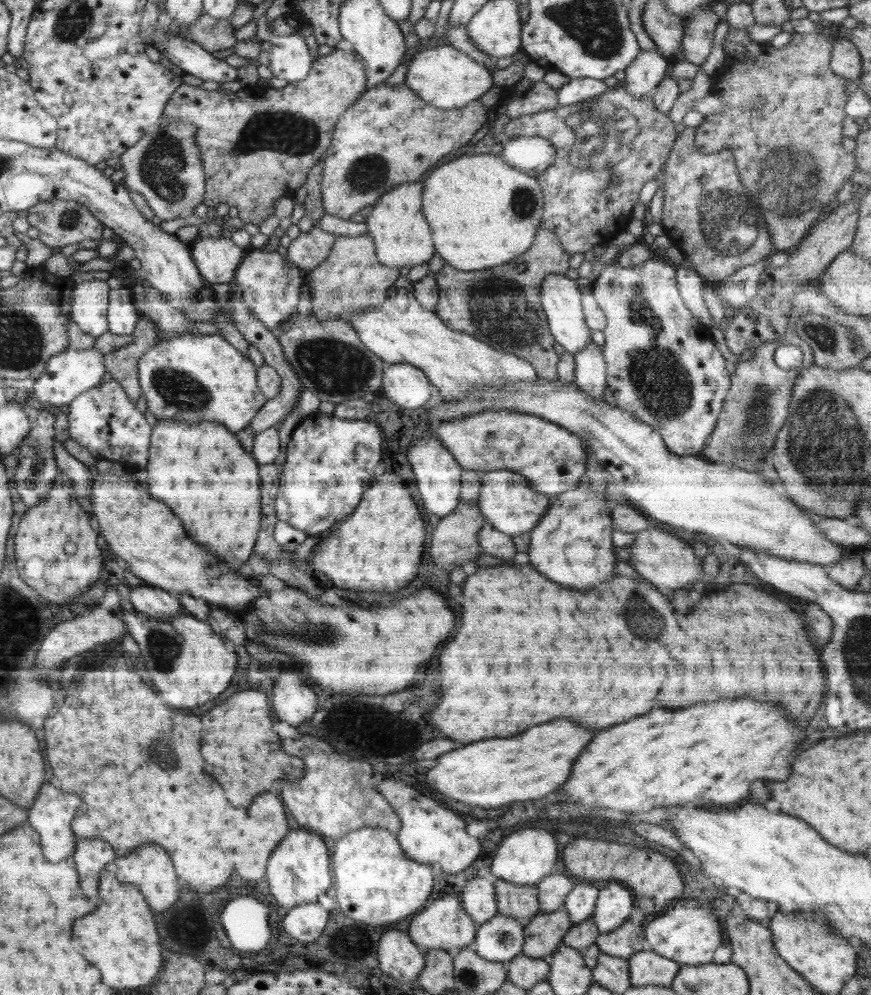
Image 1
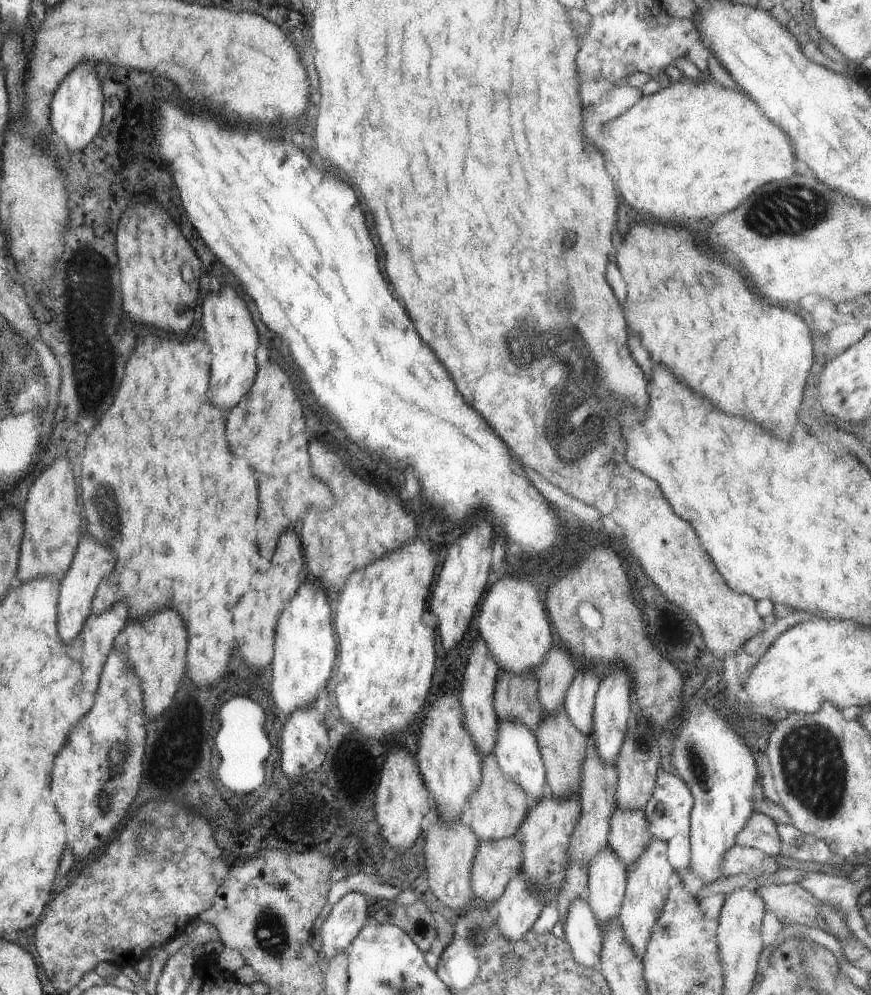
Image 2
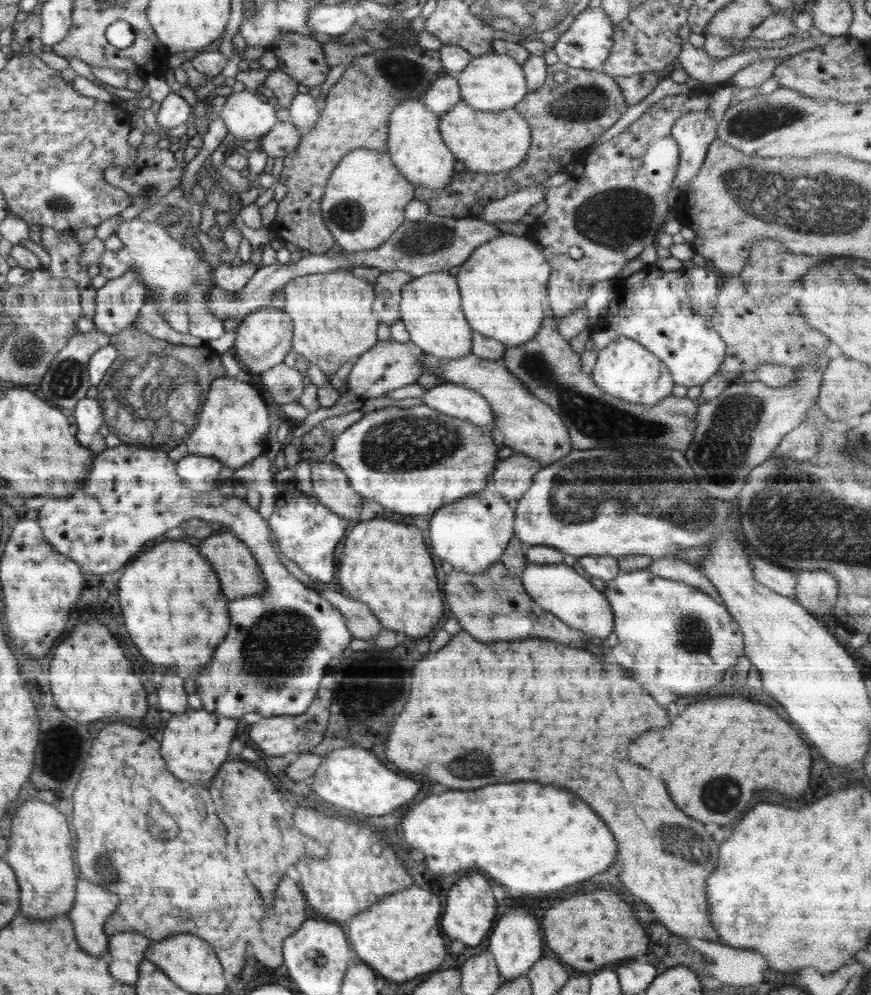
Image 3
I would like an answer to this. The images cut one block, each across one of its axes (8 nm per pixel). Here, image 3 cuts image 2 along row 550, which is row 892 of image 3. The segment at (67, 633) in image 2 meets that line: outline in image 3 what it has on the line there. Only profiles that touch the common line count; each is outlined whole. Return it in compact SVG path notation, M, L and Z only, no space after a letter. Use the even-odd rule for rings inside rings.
M81 878L77 886L77 902L66 914L73 922L74 932L78 934L78 944L88 954L102 957L108 952L108 938L102 930L106 916L110 916L118 906L118 896L102 886L90 884Z

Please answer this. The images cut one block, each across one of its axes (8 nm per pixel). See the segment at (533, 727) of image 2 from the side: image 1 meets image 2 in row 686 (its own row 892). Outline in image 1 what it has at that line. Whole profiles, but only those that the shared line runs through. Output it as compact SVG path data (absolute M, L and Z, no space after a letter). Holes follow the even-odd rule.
M494 879L494 882L498 914L514 917L528 924L541 912L536 886L514 886L498 879Z

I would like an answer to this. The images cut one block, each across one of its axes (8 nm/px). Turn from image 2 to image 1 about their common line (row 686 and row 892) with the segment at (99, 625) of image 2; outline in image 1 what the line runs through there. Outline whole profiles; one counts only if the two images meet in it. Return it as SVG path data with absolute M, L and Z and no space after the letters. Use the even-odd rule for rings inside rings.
M91 838L78 841L78 848L73 857L73 861L78 862L78 870L82 870L82 890L86 890L88 898L98 898L101 872L117 857L117 854L105 840Z

